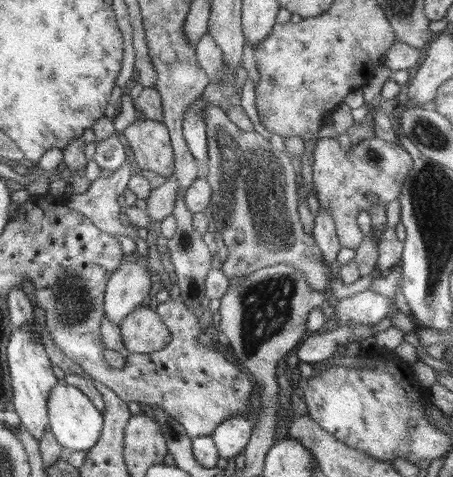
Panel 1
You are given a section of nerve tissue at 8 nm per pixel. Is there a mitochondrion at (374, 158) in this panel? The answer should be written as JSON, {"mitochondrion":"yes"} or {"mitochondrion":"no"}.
{"mitochondrion":"yes"}

